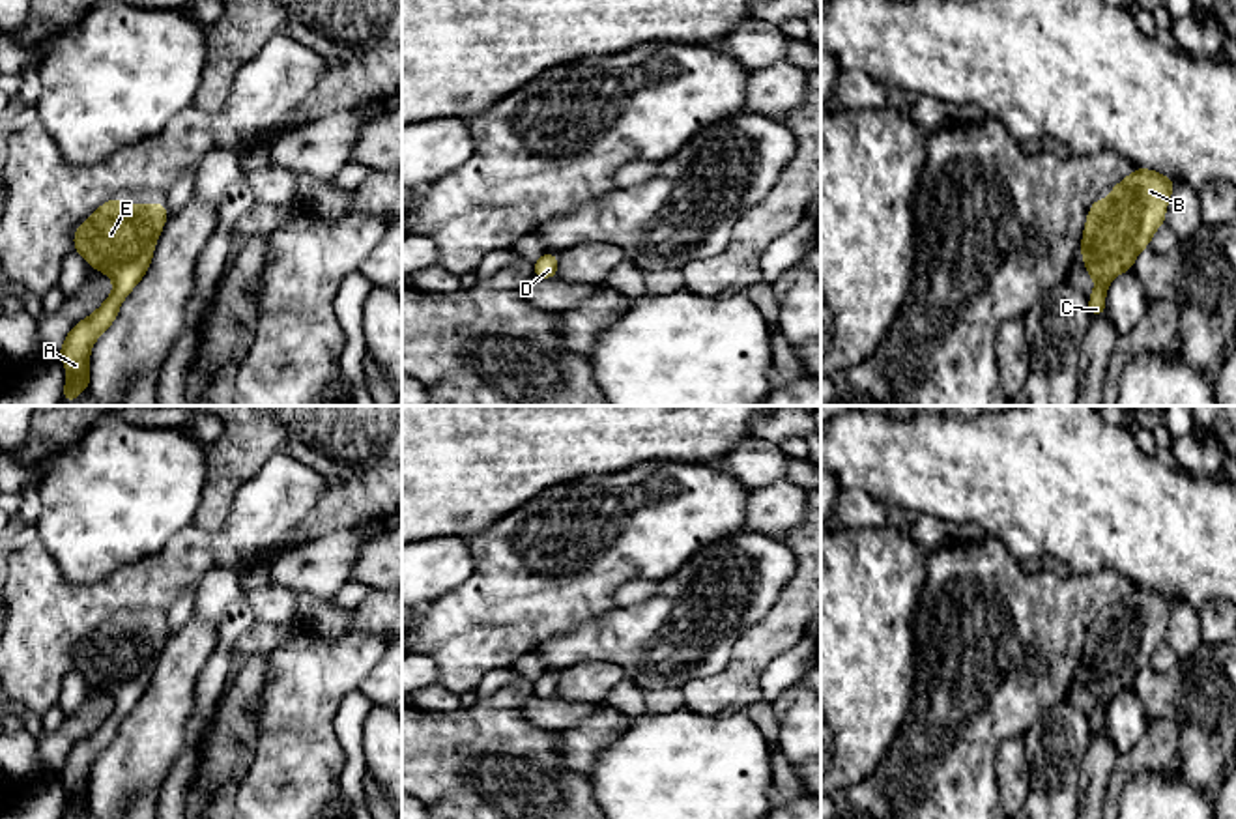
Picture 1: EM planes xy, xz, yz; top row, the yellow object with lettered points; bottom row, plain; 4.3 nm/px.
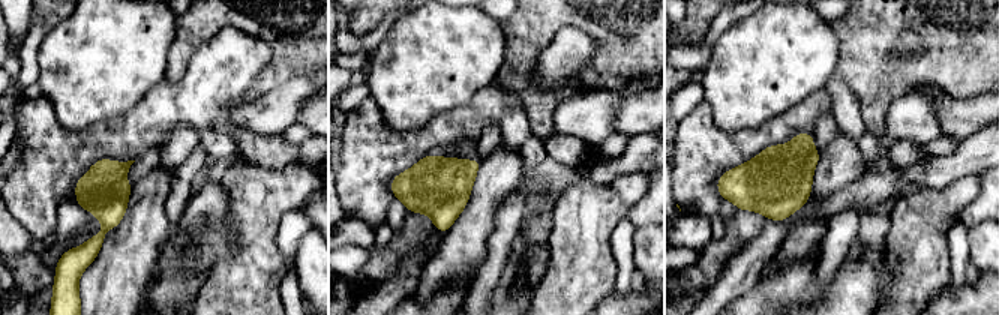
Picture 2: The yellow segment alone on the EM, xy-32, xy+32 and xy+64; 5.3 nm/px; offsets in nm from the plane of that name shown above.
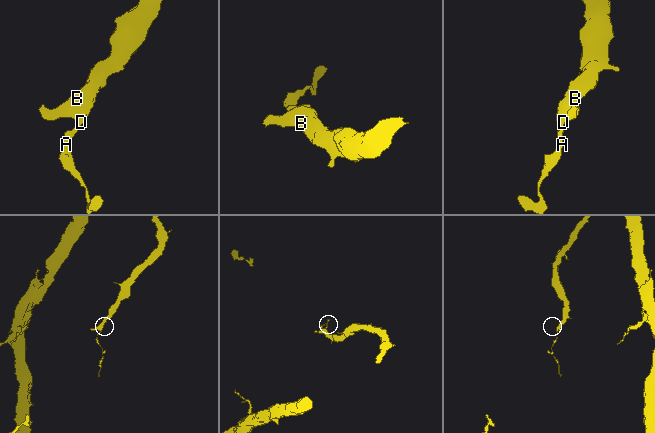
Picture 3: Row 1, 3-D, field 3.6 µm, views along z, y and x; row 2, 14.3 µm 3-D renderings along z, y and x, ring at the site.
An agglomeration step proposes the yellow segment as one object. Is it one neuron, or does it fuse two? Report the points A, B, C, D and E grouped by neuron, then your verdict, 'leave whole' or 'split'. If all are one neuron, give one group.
groups A B C D E; leave whole

